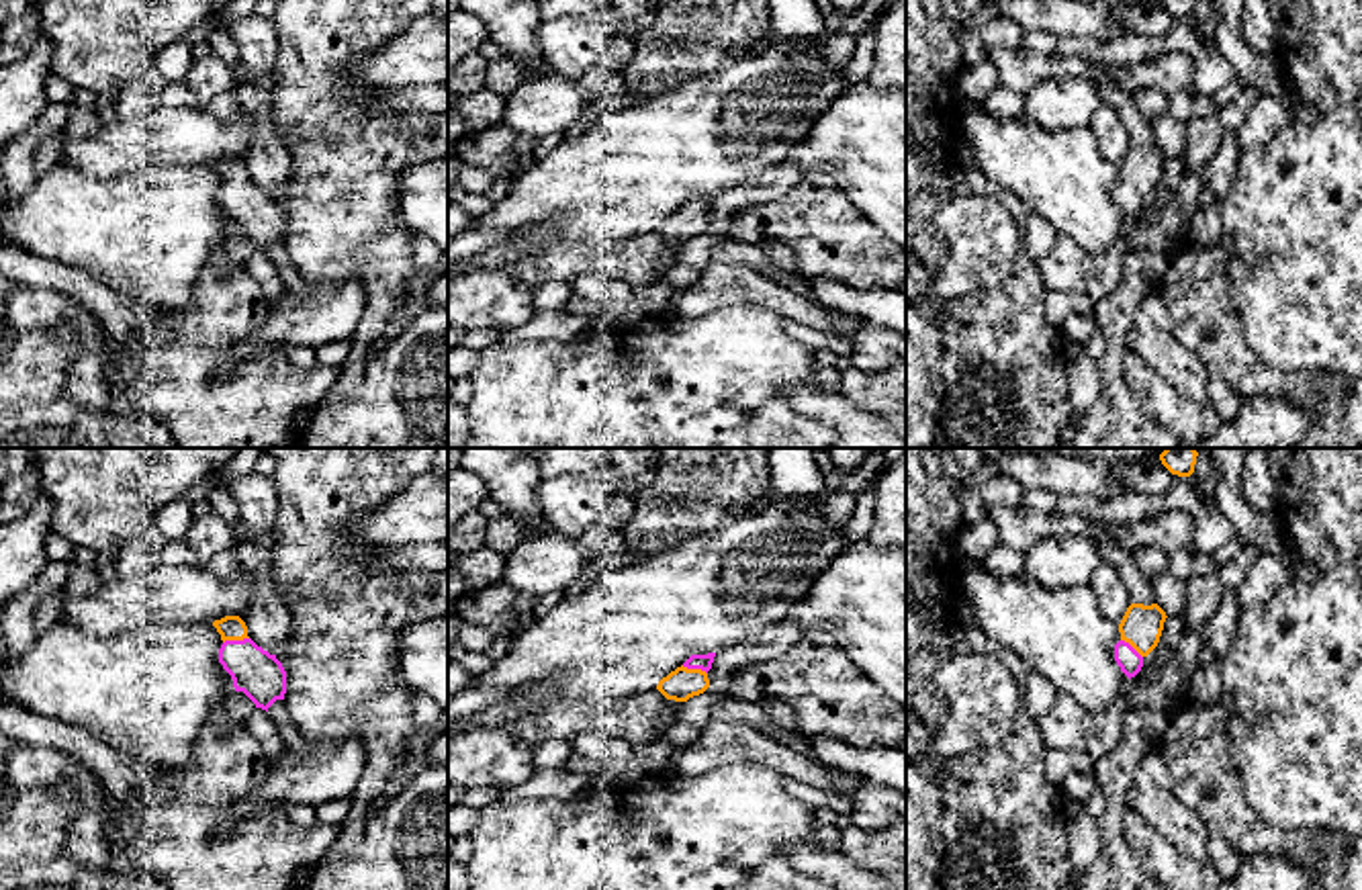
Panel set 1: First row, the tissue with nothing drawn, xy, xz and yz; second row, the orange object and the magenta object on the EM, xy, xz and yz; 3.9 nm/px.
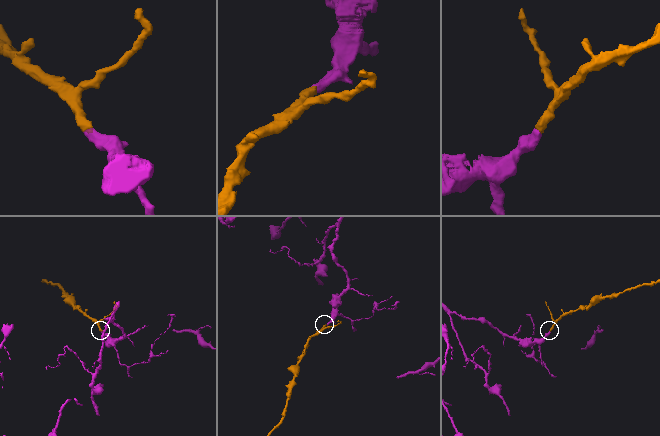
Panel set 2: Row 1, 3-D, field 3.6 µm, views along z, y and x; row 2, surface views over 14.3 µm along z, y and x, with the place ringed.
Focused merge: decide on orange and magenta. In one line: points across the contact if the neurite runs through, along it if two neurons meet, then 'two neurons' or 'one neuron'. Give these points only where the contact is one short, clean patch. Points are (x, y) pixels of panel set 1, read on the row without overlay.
runs through xy (232, 168), (236, 181), (238, 195), (260, 217); one neuron

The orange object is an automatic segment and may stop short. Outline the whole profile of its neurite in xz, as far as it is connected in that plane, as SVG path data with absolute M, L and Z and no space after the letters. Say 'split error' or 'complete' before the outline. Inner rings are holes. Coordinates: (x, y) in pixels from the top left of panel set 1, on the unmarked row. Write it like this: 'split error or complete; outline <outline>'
split error; outline M716 194L691 196L681 209L663 219L656 231L675 243L687 243L710 229L708 213L712 211Z

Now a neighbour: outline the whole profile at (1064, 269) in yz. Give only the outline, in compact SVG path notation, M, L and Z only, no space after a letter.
M1057 235L1049 254L1037 262L1039 276L1049 291L1082 295L1088 291L1088 254L1068 235Z

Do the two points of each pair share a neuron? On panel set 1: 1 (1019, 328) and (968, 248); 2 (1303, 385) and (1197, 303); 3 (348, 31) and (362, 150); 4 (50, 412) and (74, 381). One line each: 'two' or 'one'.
1: two
2: one
3: one
4: two

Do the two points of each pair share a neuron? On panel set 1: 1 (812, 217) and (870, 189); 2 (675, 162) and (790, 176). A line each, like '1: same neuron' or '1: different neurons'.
1: different neurons
2: different neurons

